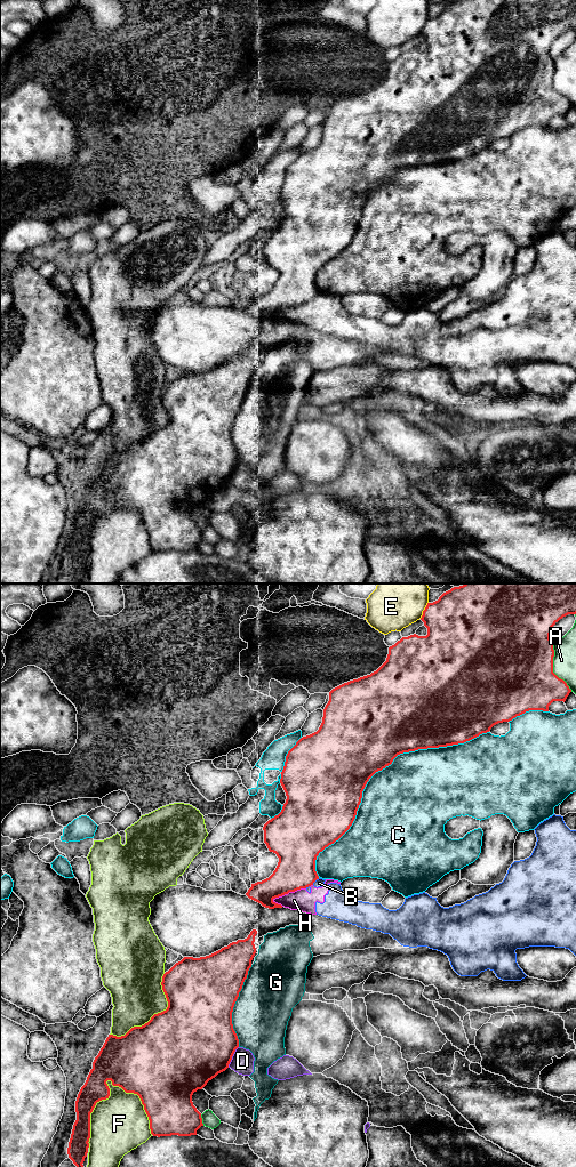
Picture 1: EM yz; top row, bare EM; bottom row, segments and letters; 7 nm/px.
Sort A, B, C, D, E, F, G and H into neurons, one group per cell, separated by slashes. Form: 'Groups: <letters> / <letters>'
Groups: A / B H / C / D / E / F / G

